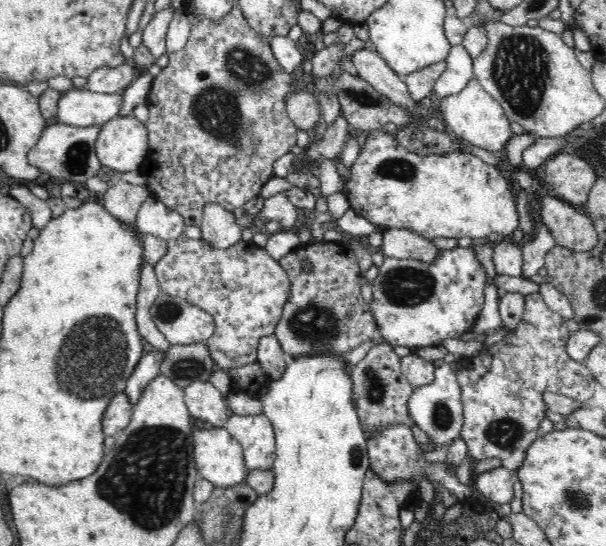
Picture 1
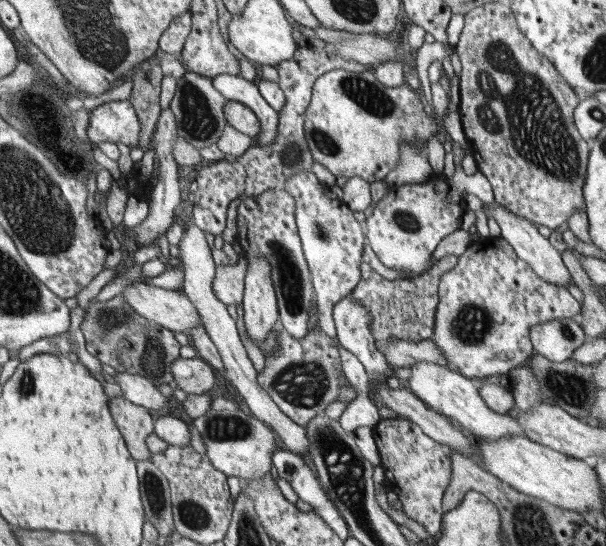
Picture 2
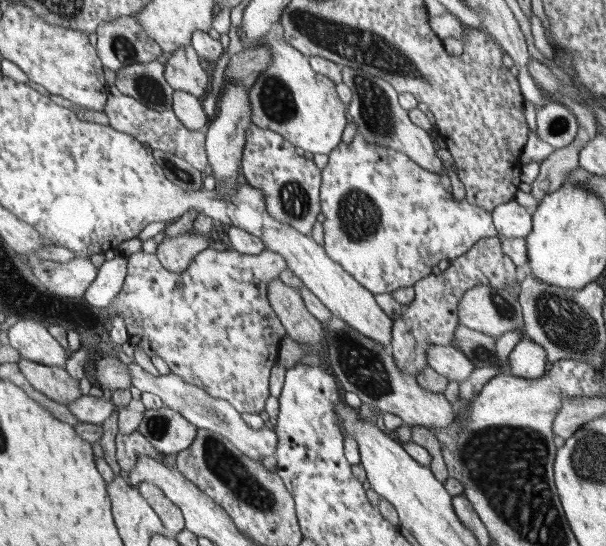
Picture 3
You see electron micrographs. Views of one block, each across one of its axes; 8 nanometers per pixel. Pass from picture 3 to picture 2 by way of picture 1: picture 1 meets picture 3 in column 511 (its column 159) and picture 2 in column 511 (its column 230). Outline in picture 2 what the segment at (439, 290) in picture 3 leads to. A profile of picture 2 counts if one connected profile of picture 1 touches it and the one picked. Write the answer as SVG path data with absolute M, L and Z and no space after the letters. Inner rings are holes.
M480 237L472 241L459 257L459 263L448 271L439 285L439 304L436 307L434 335L430 338L438 345L449 362L449 367L460 370L469 379L487 378L507 374L514 367L526 365L535 352L530 340L530 329L556 318L576 318L581 313L580 302L567 288L550 284L538 276L507 240L502 237Z

